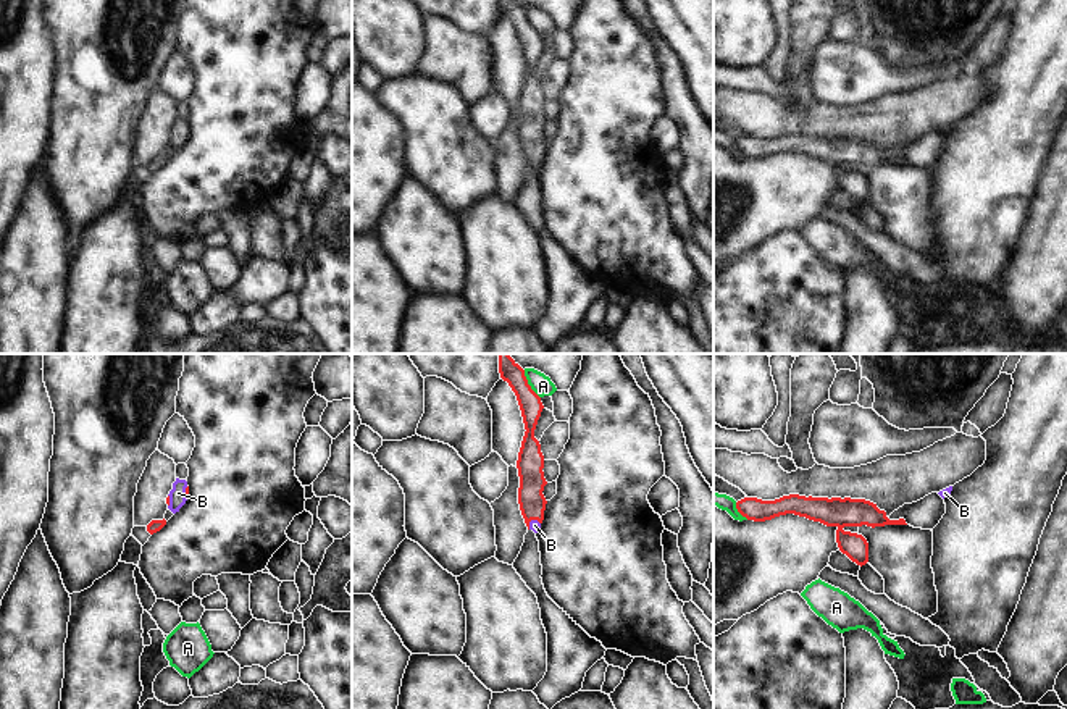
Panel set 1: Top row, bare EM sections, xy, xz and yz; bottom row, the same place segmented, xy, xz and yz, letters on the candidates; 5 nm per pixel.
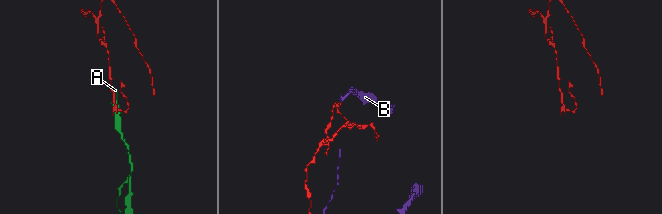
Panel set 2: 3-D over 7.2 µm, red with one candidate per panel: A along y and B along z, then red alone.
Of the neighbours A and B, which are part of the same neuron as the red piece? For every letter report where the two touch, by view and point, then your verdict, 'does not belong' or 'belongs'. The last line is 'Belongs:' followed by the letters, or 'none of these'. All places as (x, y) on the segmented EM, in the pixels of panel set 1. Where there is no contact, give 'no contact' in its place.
A: contact xz (528, 385); does not belong
B: contact xz (531, 519); belongs
Belongs: B

